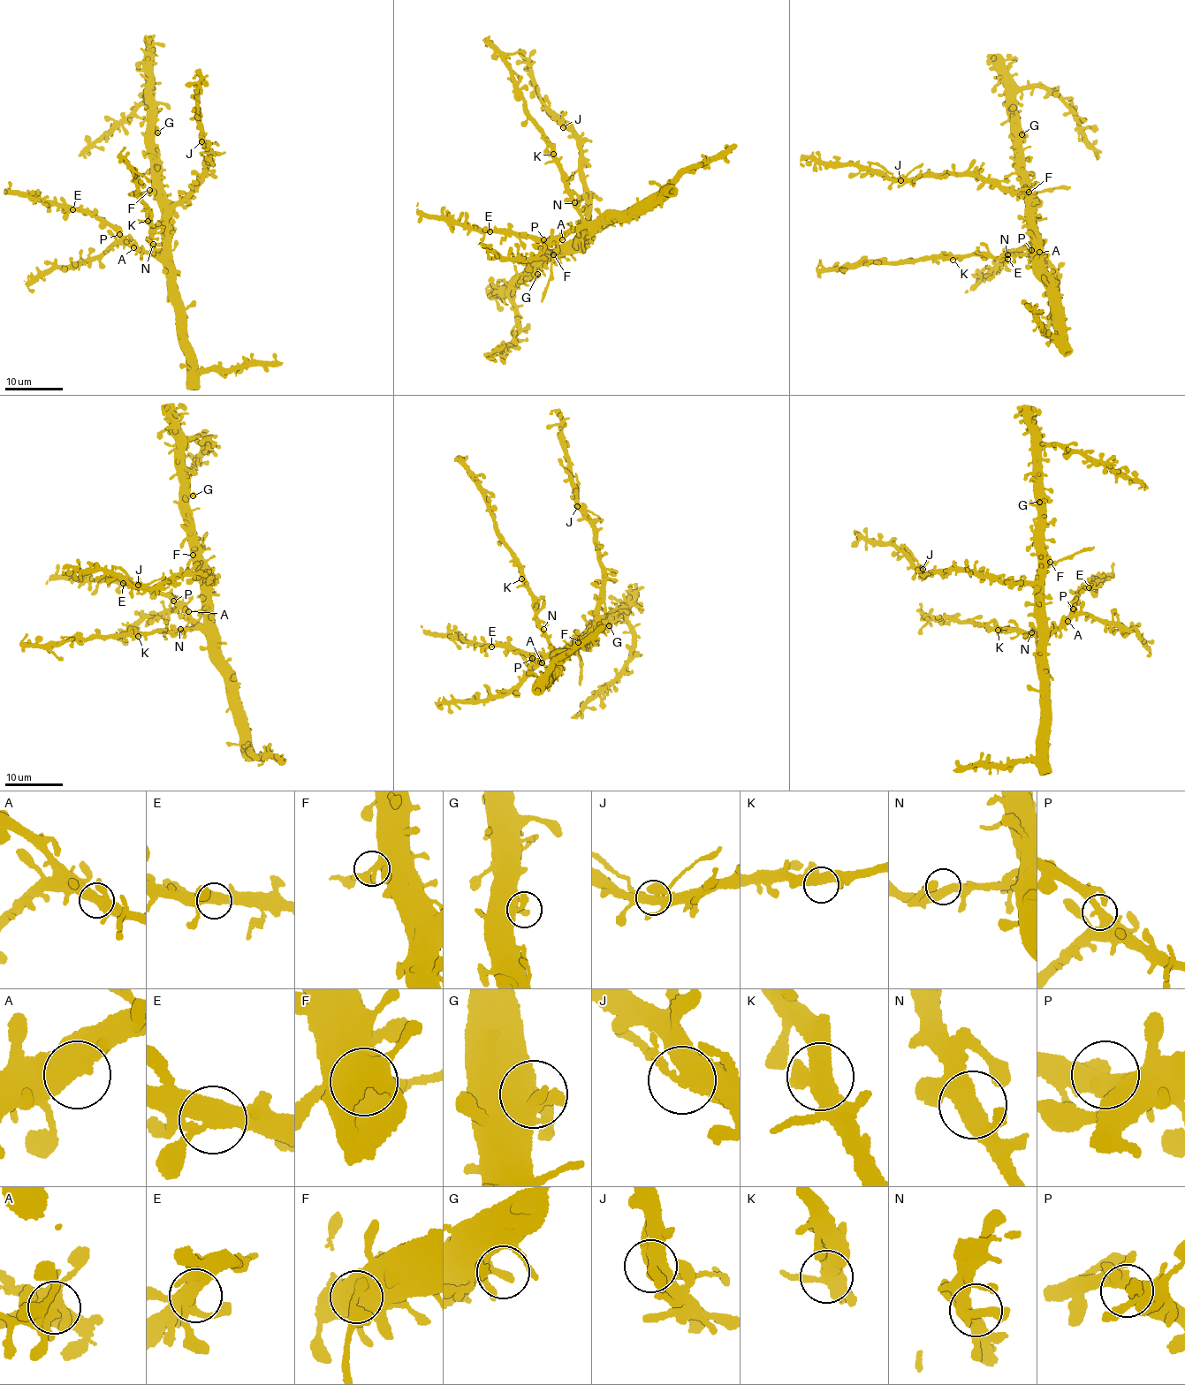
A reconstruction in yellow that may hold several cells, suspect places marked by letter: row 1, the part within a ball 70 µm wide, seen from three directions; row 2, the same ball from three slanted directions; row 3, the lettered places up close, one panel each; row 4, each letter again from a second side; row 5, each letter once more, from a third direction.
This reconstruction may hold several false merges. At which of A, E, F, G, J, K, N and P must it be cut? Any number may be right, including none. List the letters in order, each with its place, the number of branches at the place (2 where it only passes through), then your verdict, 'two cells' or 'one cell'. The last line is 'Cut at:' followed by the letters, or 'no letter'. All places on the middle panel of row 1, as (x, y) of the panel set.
A: place (562, 239); branches 2; one cell
E: place (489, 231); branches 3; one cell
F: place (553, 254); branches 2; two cells
G: place (537, 274); branches 2; one cell
J: place (563, 127); branches 3; two cells
K: place (553, 154); branches 3; one cell
N: place (574, 202); branches 2; one cell
P: place (543, 239); branches 2; one cell
Cut at: F, J

